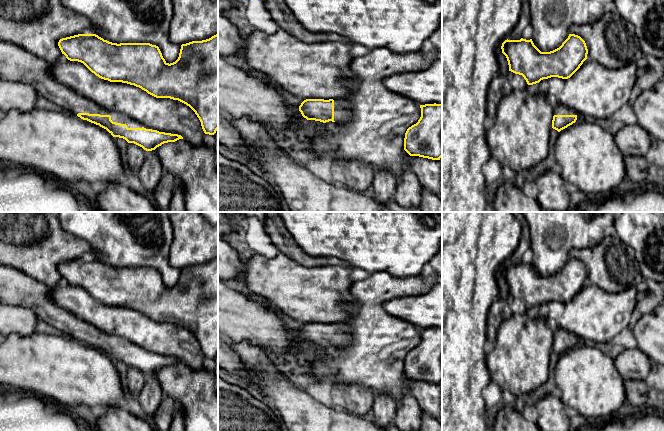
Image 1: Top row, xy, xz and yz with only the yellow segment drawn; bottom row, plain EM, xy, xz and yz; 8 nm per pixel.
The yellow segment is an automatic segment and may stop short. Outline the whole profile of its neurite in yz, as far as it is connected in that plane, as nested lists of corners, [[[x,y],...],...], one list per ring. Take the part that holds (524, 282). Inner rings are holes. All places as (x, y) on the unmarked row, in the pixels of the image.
[[[569,258],[562,269],[550,276],[541,276],[532,263],[505,264],[501,270],[509,295],[522,299],[528,309],[543,303],[570,302],[587,283],[585,265],[578,259]]]

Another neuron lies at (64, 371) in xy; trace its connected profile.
[[[38,332],[26,336],[10,334],[0,337],[0,388],[32,393],[57,407],[70,410],[78,405],[85,405],[95,410],[122,407],[125,396],[114,361],[106,353],[77,339]]]

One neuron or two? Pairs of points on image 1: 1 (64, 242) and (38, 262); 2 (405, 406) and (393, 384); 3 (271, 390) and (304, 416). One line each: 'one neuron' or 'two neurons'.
1: one neuron
2: two neurons
3: one neuron

